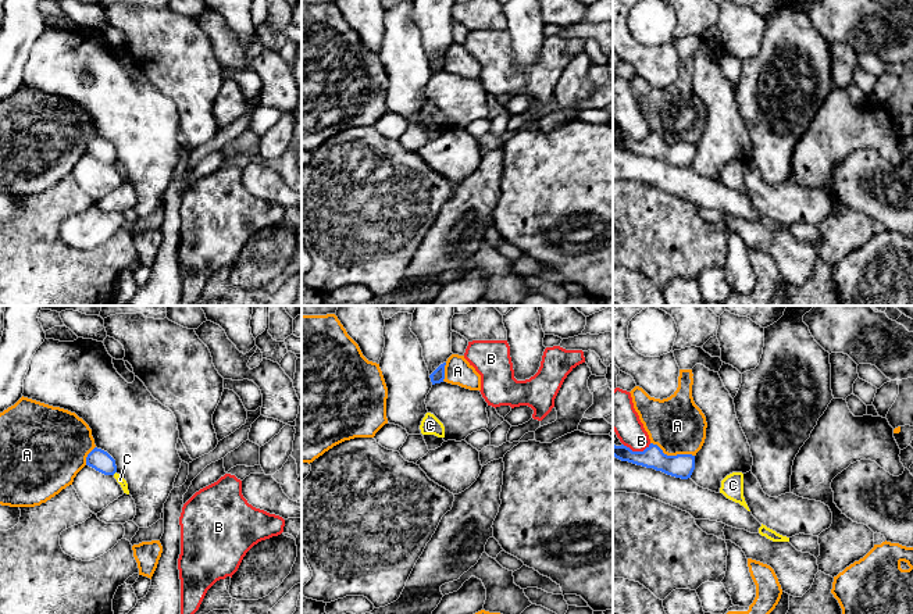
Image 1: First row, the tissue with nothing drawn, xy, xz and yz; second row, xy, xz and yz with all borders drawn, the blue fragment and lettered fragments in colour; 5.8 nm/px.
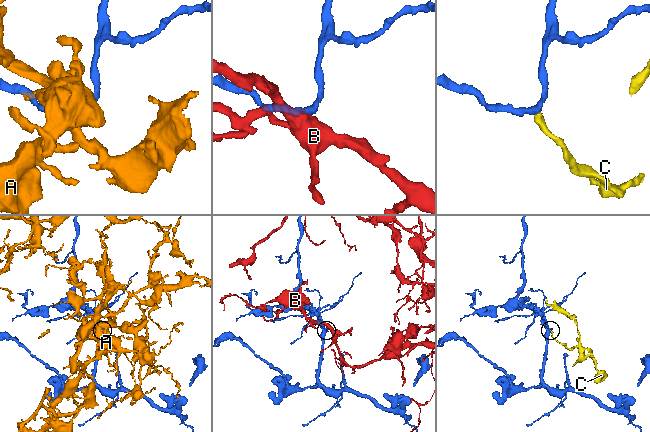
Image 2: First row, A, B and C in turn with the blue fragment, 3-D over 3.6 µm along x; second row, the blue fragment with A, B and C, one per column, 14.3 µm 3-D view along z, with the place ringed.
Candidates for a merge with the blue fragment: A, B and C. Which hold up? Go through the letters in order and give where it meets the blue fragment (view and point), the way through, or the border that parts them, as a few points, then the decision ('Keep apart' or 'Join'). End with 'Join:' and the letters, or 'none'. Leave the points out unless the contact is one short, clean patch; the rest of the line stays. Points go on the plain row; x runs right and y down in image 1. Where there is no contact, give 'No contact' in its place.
A: Touches blue at yz (673, 145). Keep apart
B: Touches blue at yz (637, 140). Boundary: yz (623, 132), (632, 139), (644, 139), (651, 132). Keep apart
C: Touches blue at xy (114, 161). Boundary: xy (116, 160), (113, 163). Keep apart
Join: none

